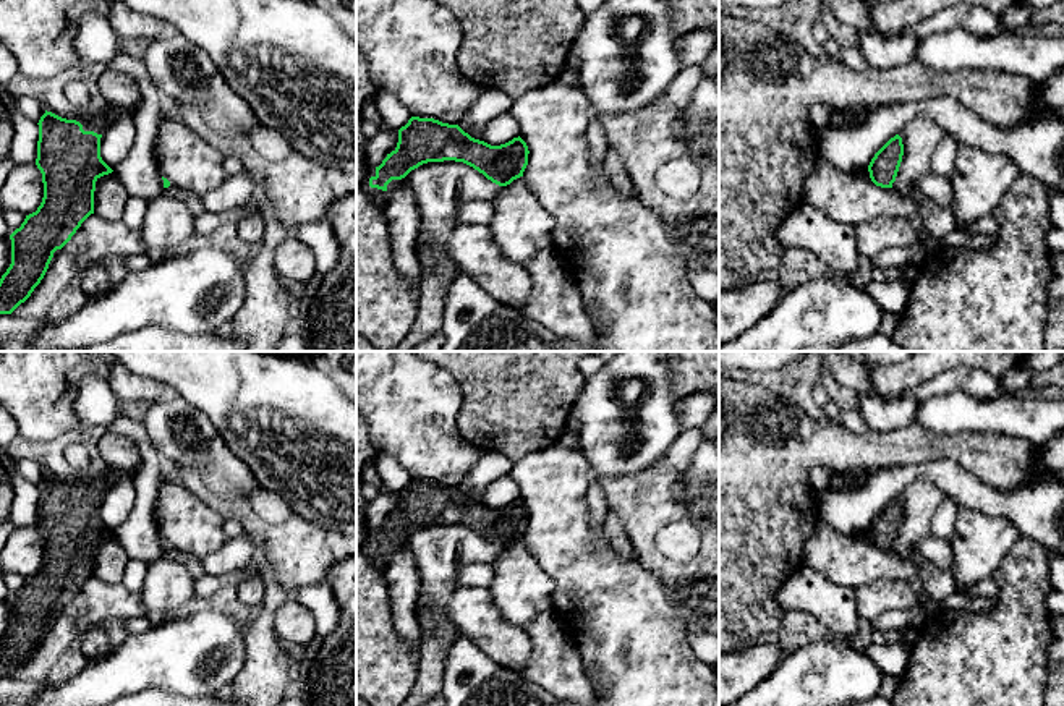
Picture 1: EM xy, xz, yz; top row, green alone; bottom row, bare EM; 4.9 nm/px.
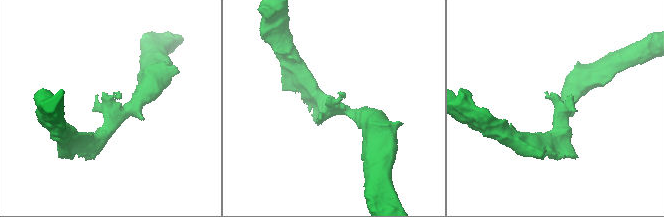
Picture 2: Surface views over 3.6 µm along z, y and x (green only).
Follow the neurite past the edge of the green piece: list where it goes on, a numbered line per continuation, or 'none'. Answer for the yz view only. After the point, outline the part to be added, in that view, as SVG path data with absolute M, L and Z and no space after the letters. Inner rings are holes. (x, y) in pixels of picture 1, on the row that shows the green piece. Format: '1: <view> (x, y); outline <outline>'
none

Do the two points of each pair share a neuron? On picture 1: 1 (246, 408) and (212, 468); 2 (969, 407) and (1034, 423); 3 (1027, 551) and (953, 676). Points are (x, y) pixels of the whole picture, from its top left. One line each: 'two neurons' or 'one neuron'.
1: two neurons
2: one neuron
3: one neuron

